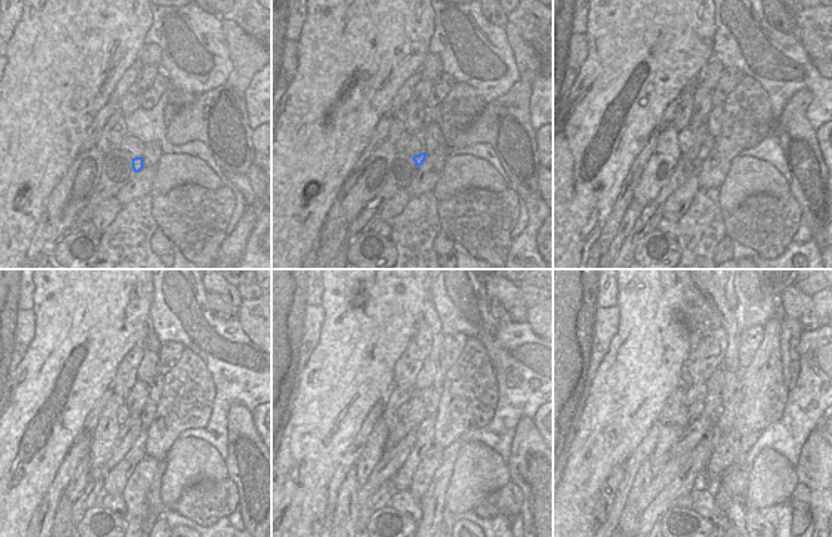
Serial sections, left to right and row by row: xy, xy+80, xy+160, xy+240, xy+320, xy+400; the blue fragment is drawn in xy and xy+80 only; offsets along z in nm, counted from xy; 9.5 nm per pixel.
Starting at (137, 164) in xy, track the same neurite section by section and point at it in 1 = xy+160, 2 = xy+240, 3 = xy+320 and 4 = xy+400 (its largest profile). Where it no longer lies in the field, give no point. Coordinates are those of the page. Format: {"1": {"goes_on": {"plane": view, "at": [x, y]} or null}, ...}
{"1": {"goes_on": {"plane": "xy+160", "at": [708, 141]}}, "2": {"goes_on": {"plane": "xy+240", "at": [147, 415]}}, "3": {"goes_on": {"plane": "xy+320", "at": [432, 396]}}, "4": {"goes_on": {"plane": "xy+400", "at": [713, 408]}}}

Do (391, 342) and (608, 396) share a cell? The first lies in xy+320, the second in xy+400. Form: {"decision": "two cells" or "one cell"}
{"decision": "one cell"}

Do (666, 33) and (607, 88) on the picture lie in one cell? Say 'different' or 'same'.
same

